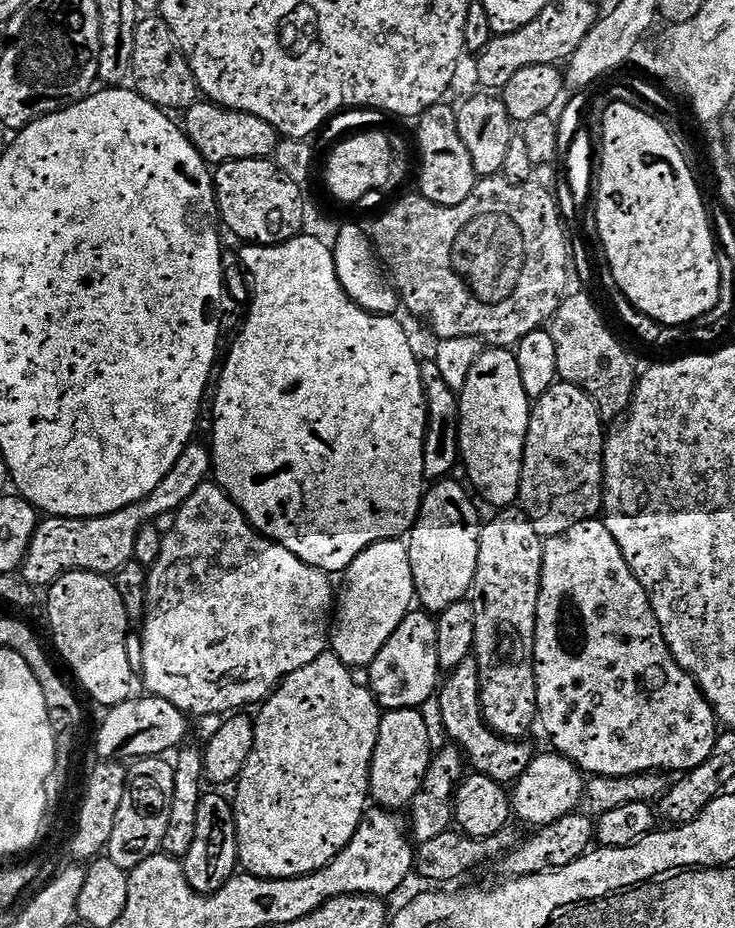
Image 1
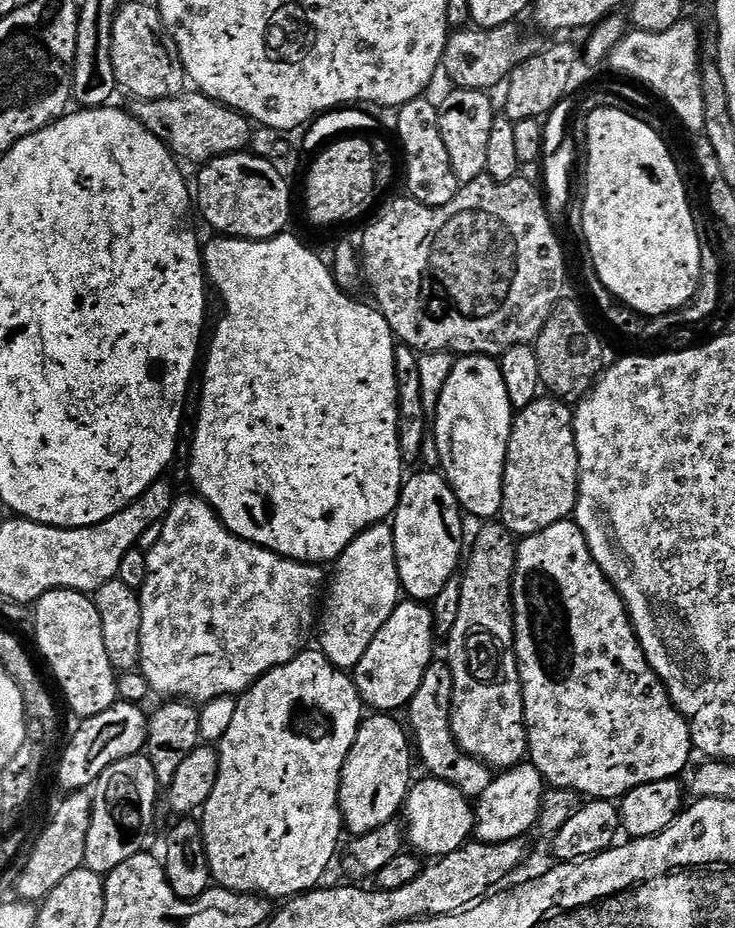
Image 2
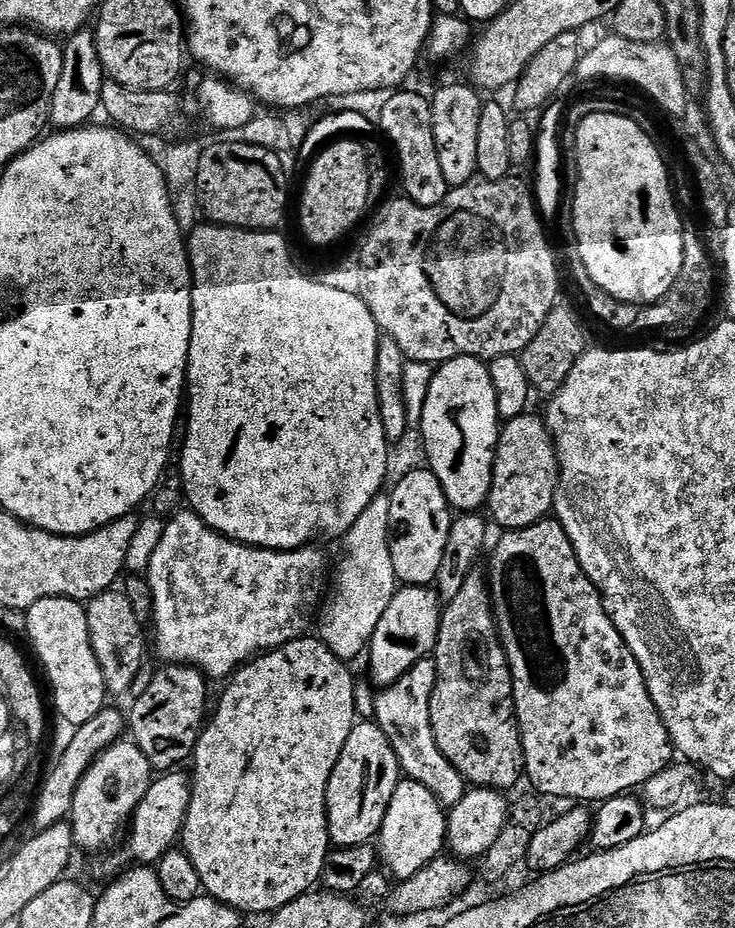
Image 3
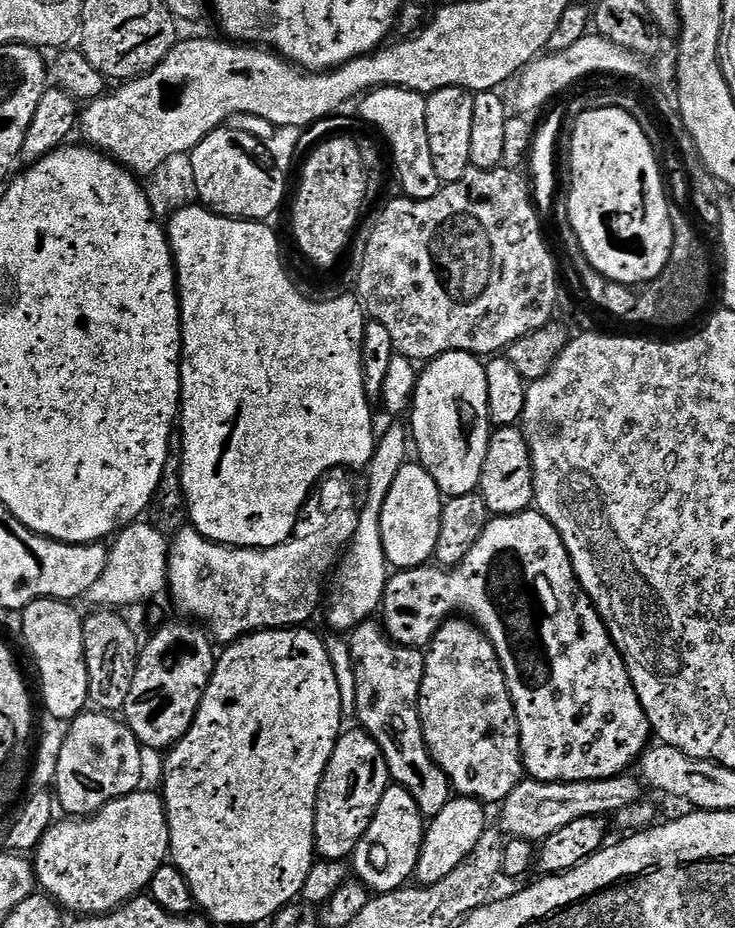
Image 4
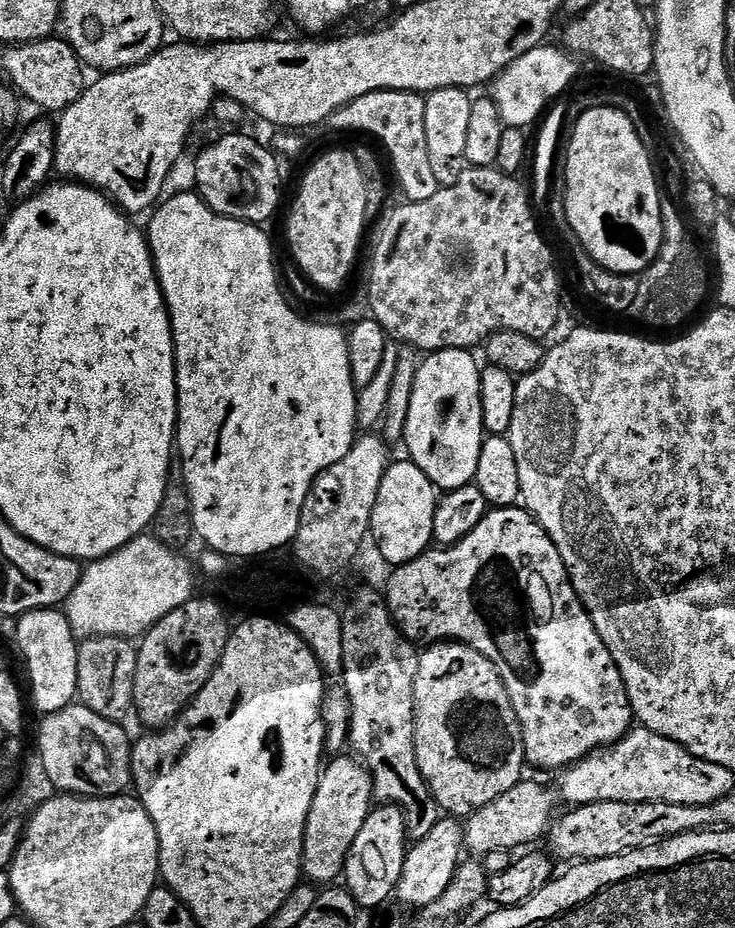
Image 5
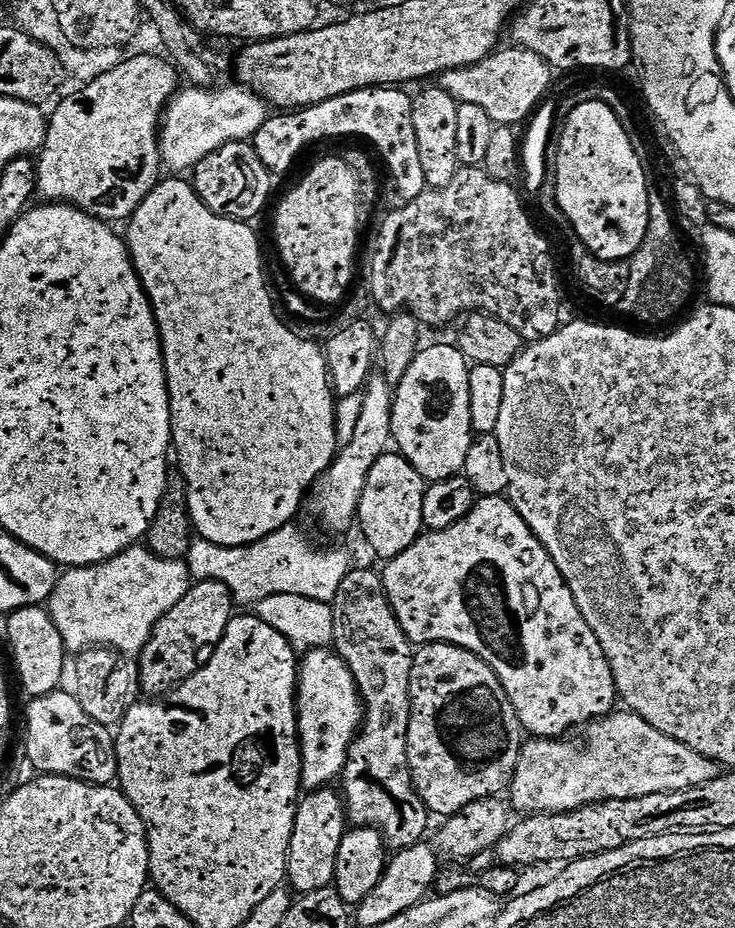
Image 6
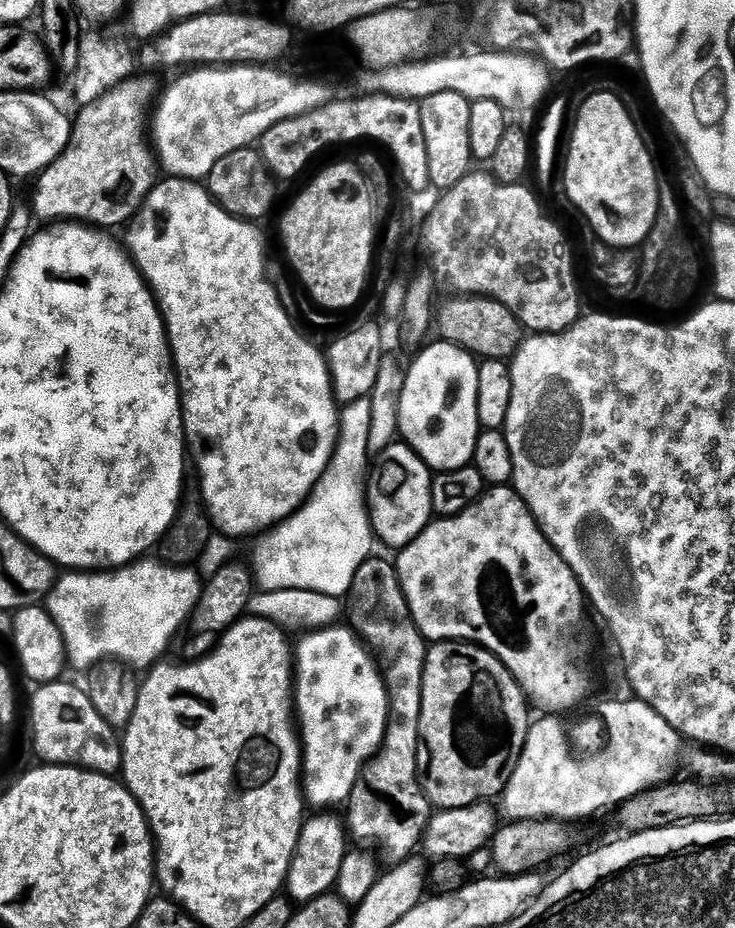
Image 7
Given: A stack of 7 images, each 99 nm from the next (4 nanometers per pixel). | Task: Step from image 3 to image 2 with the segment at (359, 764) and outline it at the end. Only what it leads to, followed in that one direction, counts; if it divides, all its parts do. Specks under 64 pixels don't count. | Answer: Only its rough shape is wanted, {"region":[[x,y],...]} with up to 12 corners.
{"region":[[388,714],[360,725],[340,769],[345,829],[364,836],[401,811],[410,738]]}

